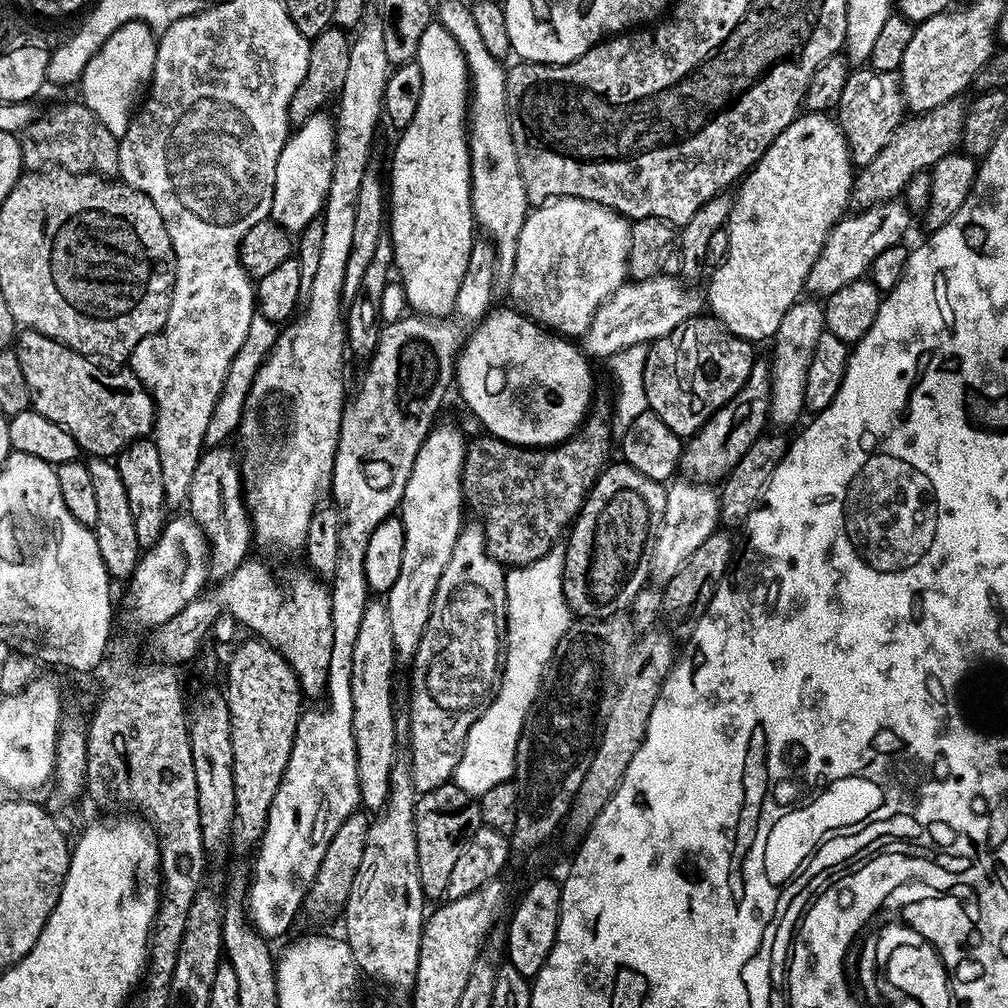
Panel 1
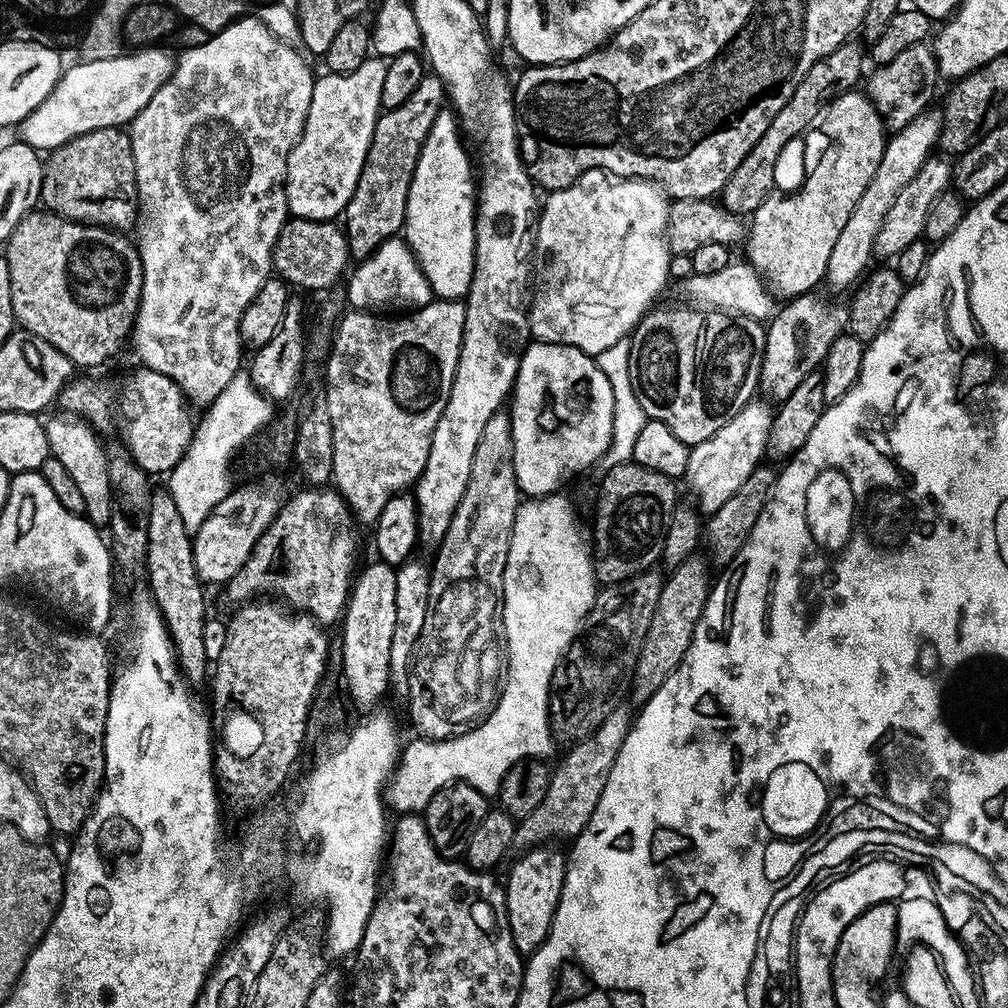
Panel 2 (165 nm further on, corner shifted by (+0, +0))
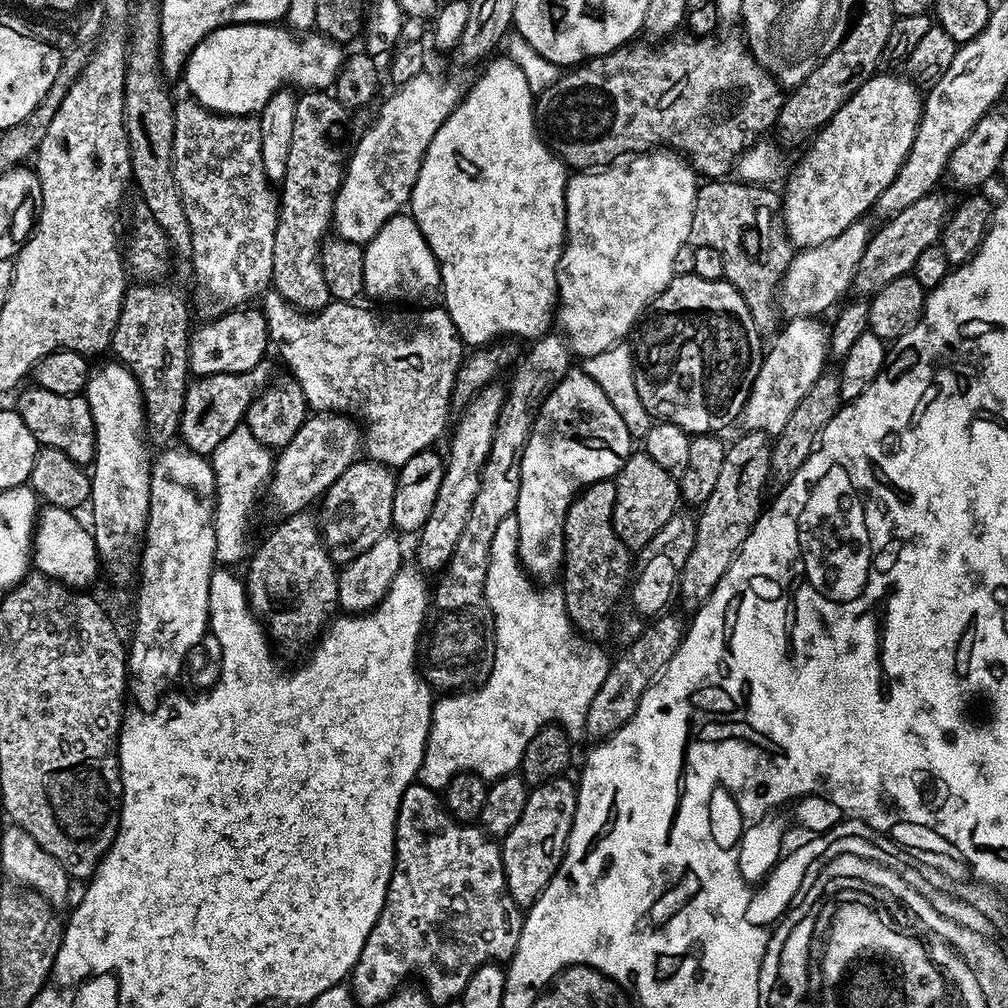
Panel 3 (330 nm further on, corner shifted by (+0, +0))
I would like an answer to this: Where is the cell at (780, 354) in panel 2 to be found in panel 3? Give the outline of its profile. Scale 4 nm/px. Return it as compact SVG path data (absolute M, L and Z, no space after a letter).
M933 190L927 196L918 198L918 202L906 206L906 210L895 212L891 218L885 219L880 229L871 233L866 250L862 250L860 265L856 277L852 279L852 288L861 297L871 297L873 292L882 290L894 282L894 278L902 278L911 273L914 262L922 255L926 246L934 246L940 238L940 231L948 221L950 203L944 196L939 196L939 191Z

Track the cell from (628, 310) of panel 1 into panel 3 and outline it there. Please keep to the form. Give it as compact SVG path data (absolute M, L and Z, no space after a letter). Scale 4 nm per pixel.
M857 222L851 224L842 234L838 234L838 238L822 246L797 251L786 270L784 280L780 283L779 311L783 315L785 312L785 317L788 318L816 318L821 315L819 312L826 311L832 303L835 305L841 299L839 296L852 288L852 279L856 277L862 250L866 250L869 239L870 228L867 228L864 222Z

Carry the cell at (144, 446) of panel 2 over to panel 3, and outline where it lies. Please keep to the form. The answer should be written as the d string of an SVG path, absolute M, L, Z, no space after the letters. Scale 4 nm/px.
M262 362L249 372L214 374L193 379L188 385L184 413L180 419L178 436L184 439L181 440L183 447L197 452L199 456L211 457L214 449L222 446L222 442L226 442L226 438L230 438L230 434L234 434L234 430L245 423L248 408L254 398L268 387L273 376L268 362Z

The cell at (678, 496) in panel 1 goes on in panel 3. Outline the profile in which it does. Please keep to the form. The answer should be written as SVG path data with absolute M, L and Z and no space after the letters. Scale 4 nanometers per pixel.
M798 316L787 321L788 325L781 327L775 333L776 341L771 345L767 345L764 353L764 361L760 364L758 370L758 378L754 378L754 386L748 395L748 401L744 404L742 413L742 424L745 429L754 432L763 432L765 436L774 438L782 430L782 426L786 426L786 421L790 418L790 414L794 414L794 406L798 406L798 402L802 402L802 394L806 394L806 390L810 390L810 386L814 386L814 382L820 373L825 371L826 364L824 360L829 359L828 355L828 332L820 325L821 321L816 318L807 316Z

